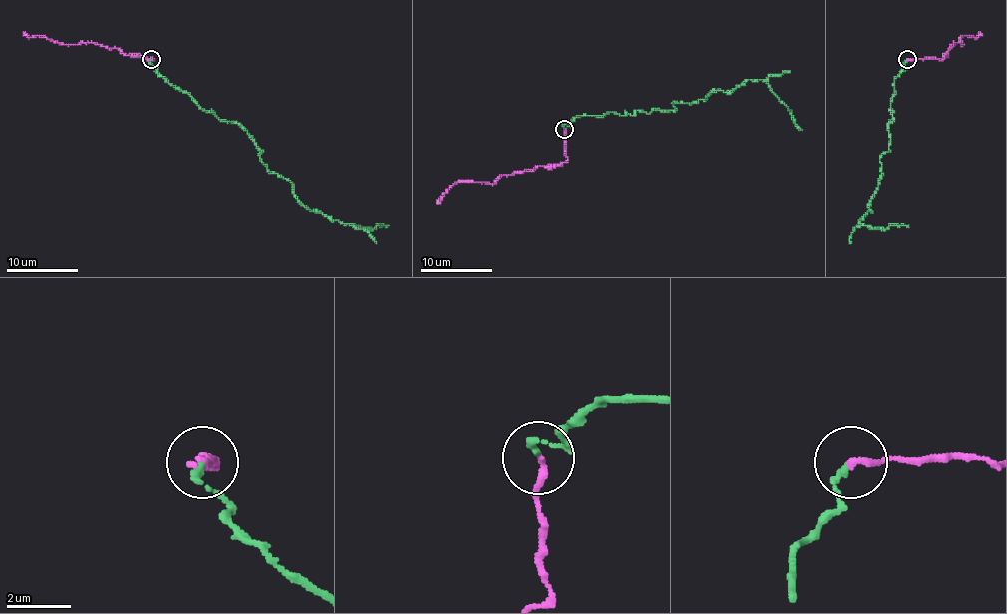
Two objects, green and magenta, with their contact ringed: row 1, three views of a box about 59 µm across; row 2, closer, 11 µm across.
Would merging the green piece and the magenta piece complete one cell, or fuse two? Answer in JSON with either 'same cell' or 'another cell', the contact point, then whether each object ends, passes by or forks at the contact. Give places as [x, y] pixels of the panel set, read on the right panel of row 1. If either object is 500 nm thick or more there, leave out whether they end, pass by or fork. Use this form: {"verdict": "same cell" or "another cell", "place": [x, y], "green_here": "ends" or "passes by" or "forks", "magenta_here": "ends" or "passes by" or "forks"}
{"verdict": "same cell", "place": [907, 59], "green_here": "ends", "magenta_here": "ends"}

